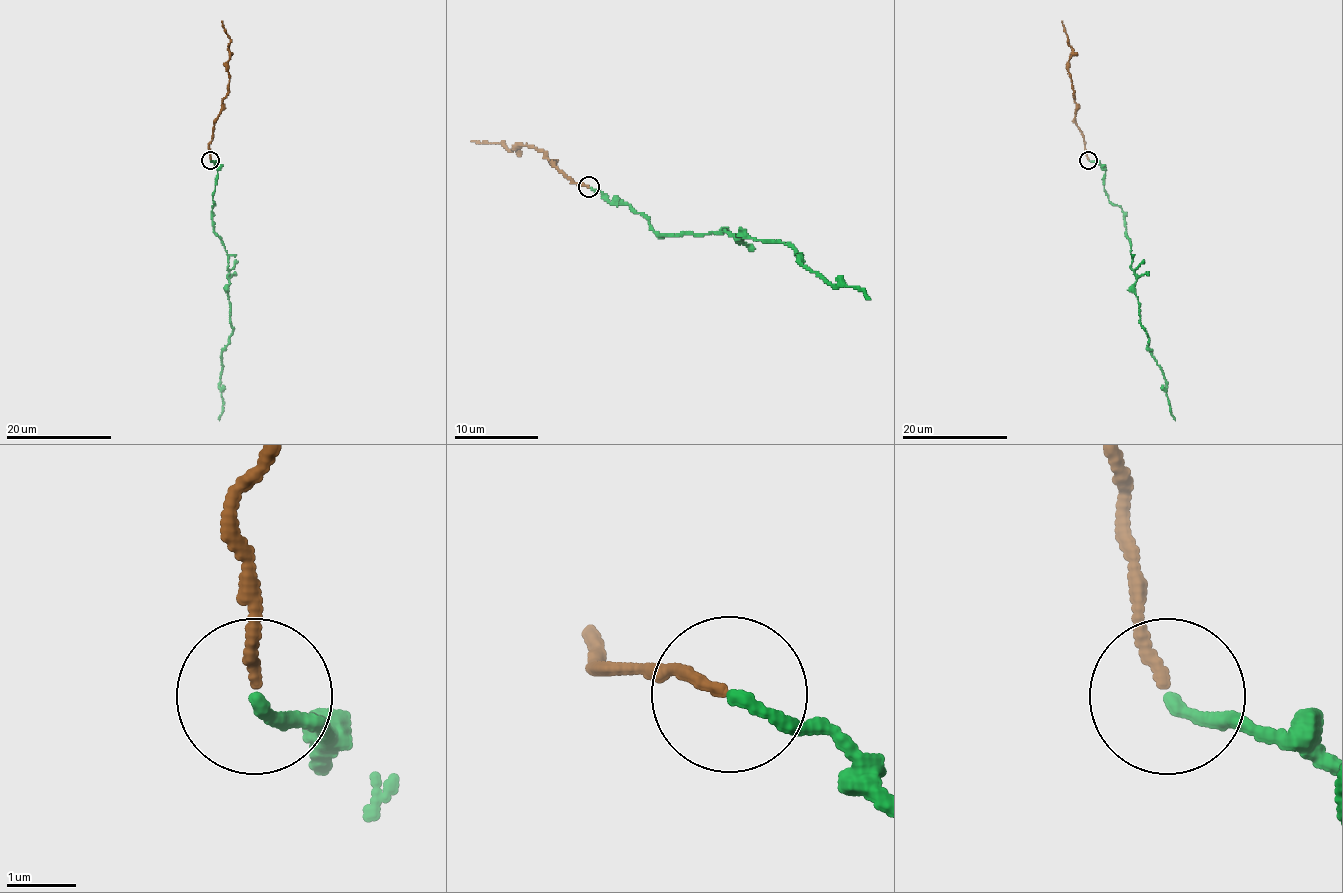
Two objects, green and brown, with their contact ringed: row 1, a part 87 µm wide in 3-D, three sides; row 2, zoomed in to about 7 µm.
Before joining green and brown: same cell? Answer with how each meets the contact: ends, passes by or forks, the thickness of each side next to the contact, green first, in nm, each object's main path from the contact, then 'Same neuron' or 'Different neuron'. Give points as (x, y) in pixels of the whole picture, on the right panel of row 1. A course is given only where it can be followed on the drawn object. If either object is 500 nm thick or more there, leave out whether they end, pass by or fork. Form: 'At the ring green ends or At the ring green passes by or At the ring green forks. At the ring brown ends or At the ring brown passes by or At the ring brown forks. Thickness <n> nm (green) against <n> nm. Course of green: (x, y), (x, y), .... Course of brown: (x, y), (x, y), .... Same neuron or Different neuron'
At the ring green ends. At the ring brown ends. Thickness 170 nm (green) against 150 nm. Course of green: (1089, 159), (1105, 170), (1104, 191), (1124, 213), (1140, 325), (1162, 371), (1175, 420). Course of brown: (1089, 159), (1076, 121), (1069, 60), (1072, 47), (1062, 21). Same neuron

